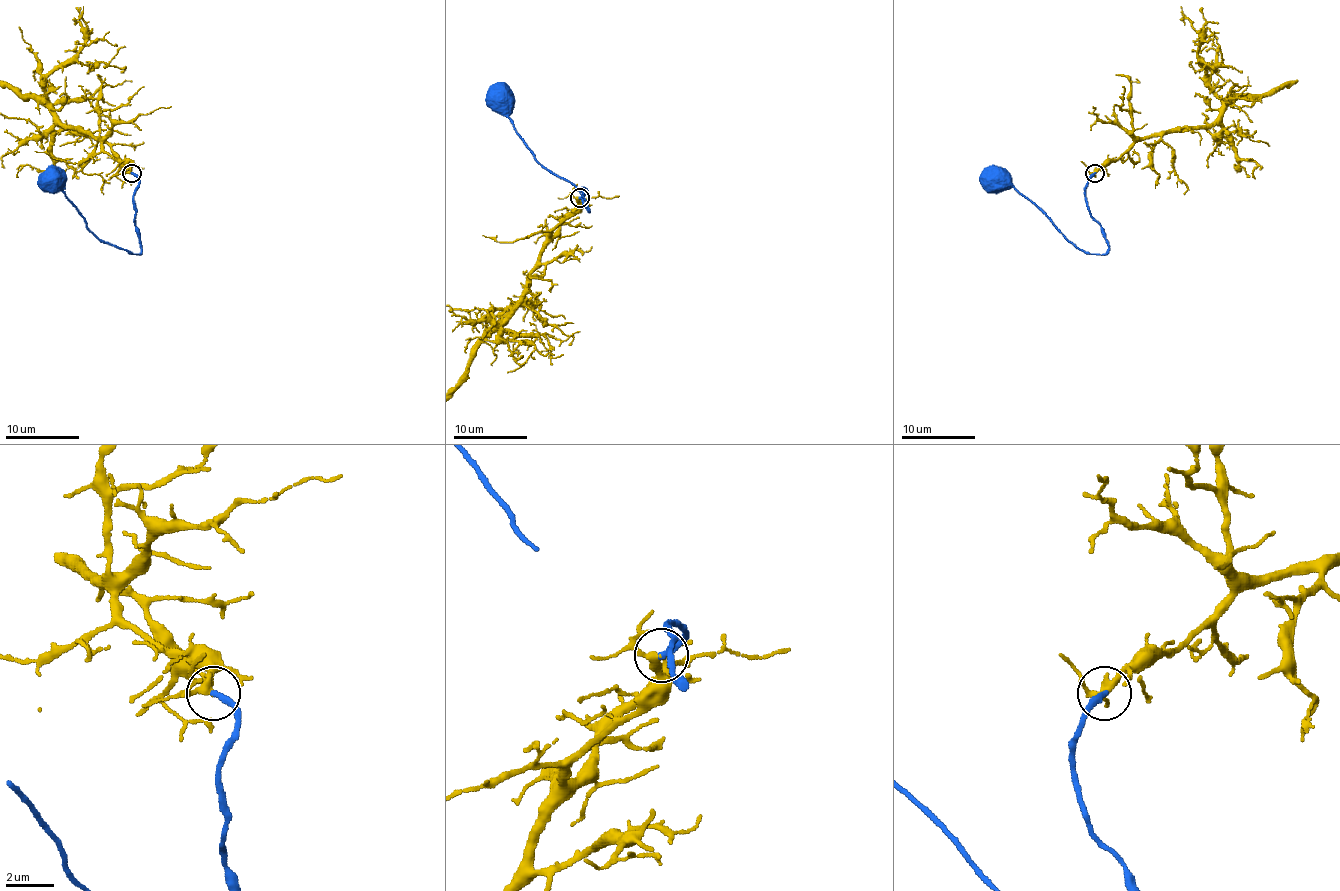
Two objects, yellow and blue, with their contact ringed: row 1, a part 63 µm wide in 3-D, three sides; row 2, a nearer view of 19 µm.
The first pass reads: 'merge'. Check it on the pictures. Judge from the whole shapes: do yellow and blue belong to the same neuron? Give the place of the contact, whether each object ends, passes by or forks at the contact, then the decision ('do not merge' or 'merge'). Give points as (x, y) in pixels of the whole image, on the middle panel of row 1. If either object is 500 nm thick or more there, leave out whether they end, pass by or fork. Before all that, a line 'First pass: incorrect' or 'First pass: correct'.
First pass: correct
(580, 198) | yellow passes by | blue ends | merge

